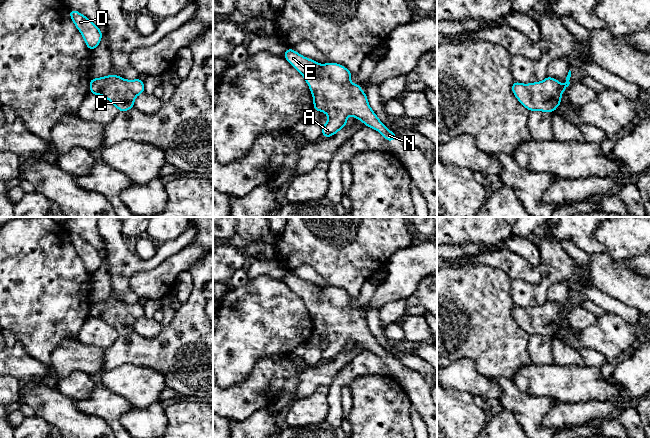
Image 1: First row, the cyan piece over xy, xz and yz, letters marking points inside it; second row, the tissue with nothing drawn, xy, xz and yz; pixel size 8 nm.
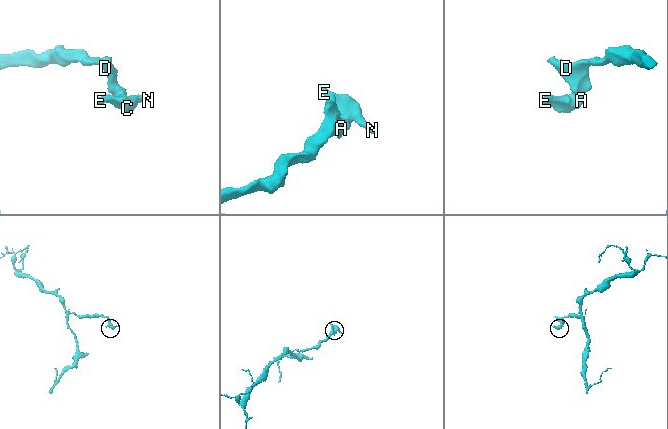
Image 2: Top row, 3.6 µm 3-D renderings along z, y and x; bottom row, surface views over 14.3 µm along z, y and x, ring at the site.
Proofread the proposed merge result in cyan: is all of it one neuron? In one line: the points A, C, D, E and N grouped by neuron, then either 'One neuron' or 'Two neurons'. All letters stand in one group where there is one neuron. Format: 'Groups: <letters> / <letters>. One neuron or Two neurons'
Groups: A C D E N. One neuron

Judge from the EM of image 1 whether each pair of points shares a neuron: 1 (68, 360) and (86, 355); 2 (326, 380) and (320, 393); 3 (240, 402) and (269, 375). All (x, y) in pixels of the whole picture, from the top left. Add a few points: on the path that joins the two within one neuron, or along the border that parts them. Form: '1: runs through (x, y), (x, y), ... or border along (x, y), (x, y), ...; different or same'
1: runs through (72, 356), (82, 356); same
2: border along (328, 386), (318, 386), (303, 398); different
3: runs through (247, 397), (262, 382); same

